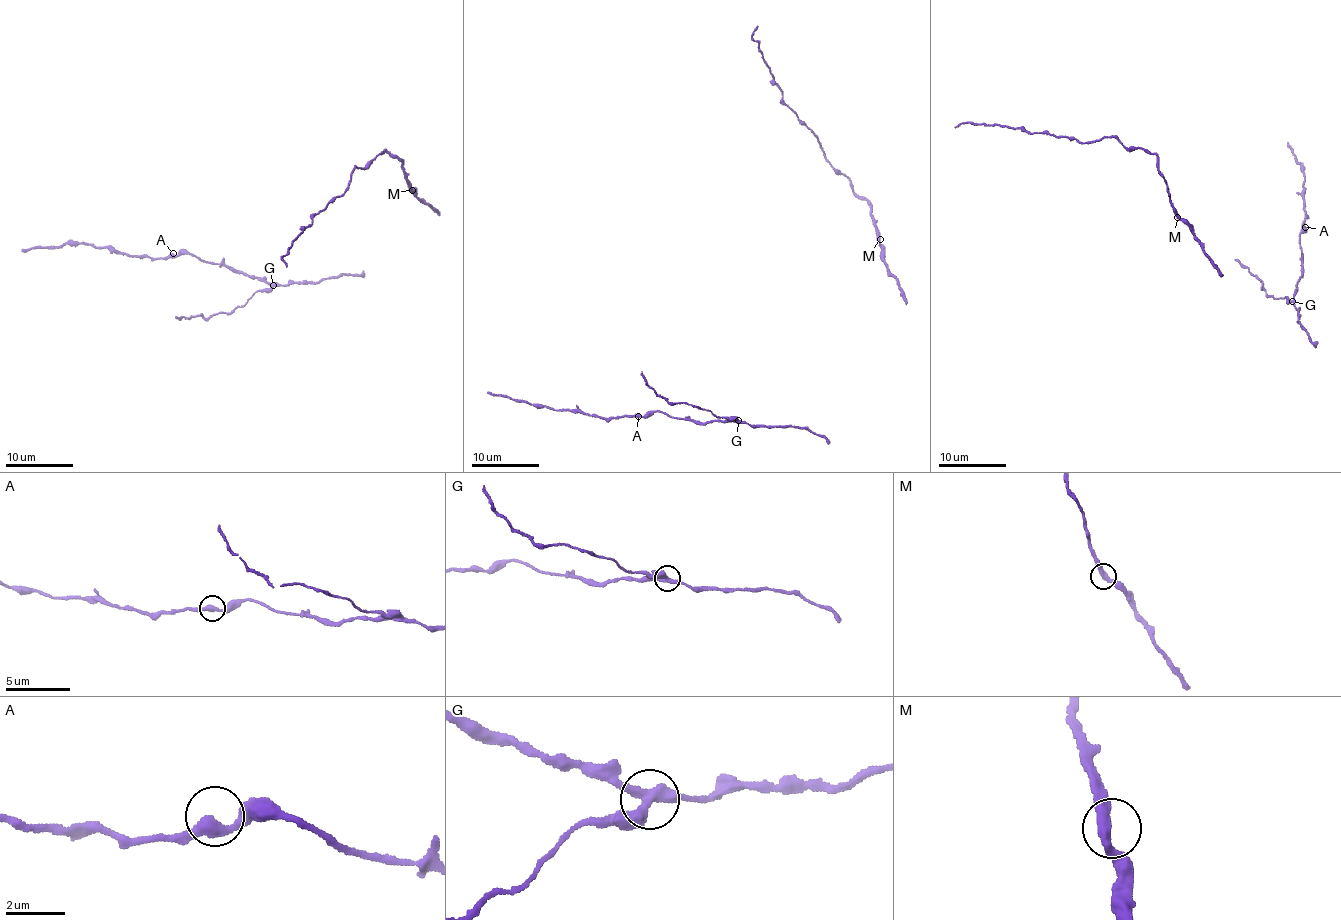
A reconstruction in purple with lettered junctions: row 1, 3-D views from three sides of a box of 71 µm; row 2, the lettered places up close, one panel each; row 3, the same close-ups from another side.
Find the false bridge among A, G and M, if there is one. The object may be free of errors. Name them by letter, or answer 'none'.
G

